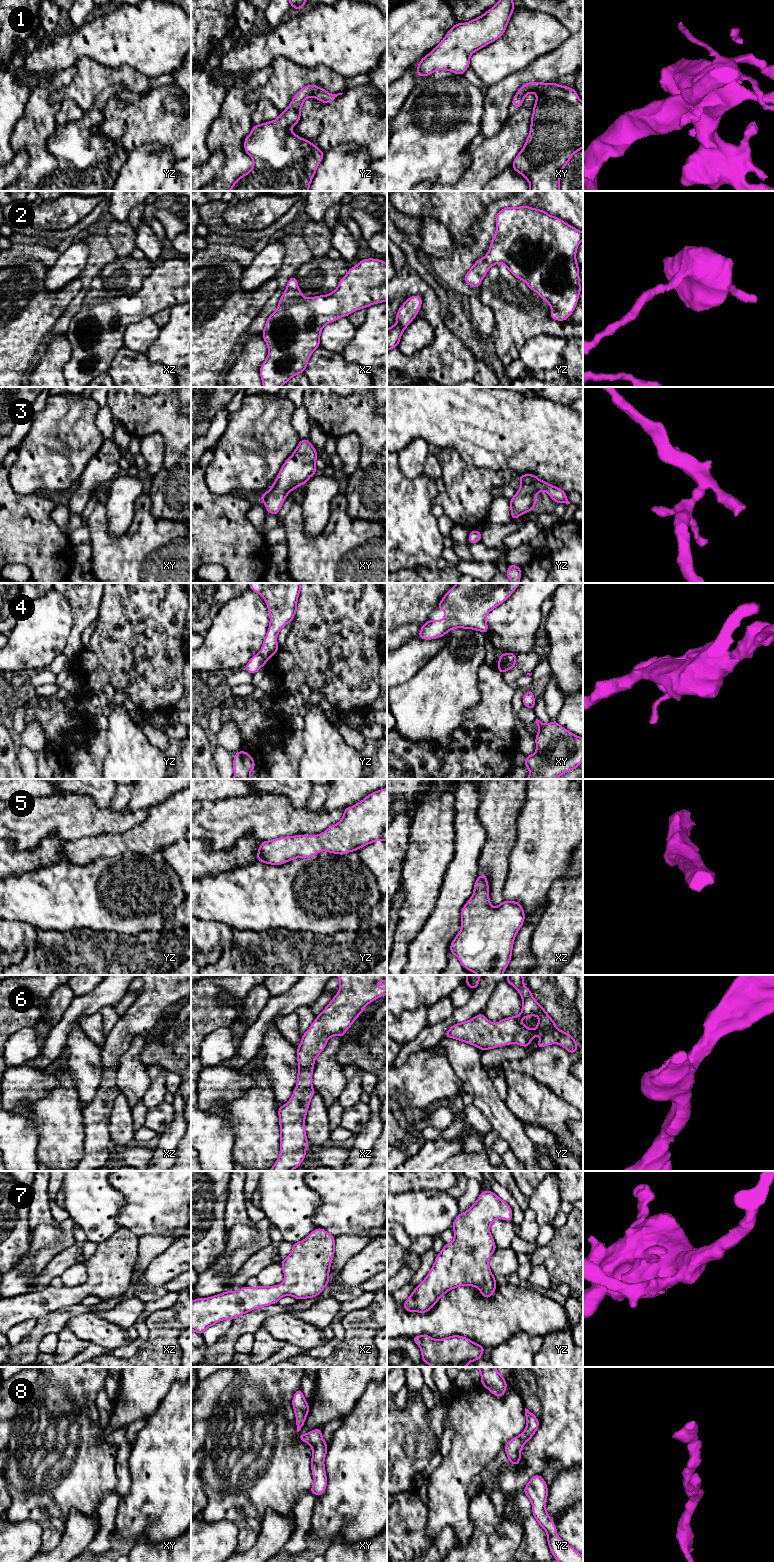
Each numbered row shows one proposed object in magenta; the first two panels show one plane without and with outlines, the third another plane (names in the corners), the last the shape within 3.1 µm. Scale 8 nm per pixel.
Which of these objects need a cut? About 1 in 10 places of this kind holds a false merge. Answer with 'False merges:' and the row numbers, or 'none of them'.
False merges: 4

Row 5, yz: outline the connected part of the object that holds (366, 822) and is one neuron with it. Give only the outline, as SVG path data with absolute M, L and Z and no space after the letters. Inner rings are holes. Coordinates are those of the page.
M387 787L345 808L342 819L319 835L263 840L256 861L282 865L296 858L311 858L323 850L345 855L379 840L387 841Z

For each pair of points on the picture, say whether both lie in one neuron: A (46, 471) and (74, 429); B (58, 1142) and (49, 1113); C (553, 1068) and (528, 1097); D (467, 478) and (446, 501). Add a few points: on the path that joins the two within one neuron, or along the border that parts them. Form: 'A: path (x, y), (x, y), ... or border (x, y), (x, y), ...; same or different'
A: path (49, 461), (64, 439); same
B: path (58, 1135), (58, 1122), (56, 1120); same
C: border (521, 1070), (546, 1085), (559, 1096); different
D: path (465, 484), (452, 497); same

